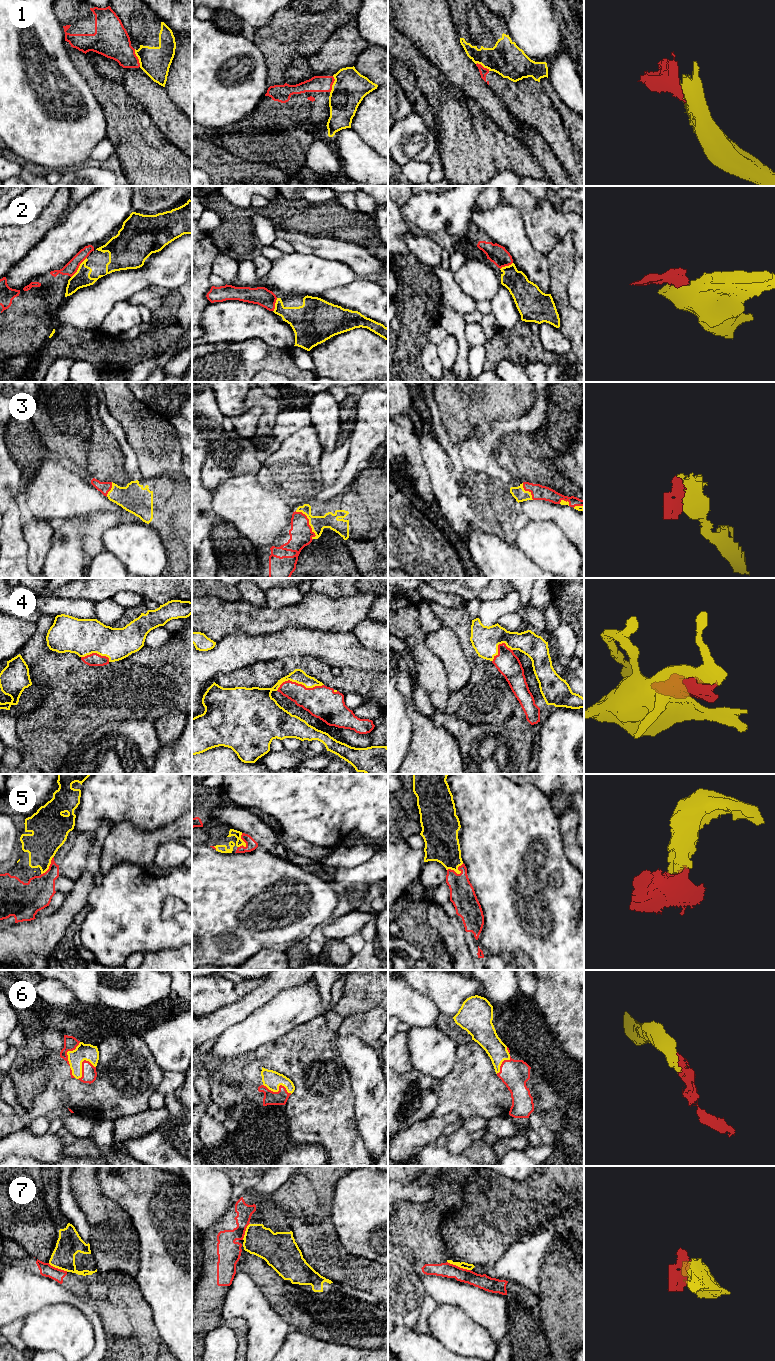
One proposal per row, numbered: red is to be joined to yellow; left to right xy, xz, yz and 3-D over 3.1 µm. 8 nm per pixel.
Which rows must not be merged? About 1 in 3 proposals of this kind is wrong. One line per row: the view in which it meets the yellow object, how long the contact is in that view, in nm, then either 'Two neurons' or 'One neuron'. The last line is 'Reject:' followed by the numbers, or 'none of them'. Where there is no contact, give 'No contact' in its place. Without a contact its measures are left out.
1: Touches yellow in xy. Shared border 150 nm. Two neurons
2: Touches yellow in xy. Shared border 200 nm. Two neurons
3: Touches yellow in xz. Shared border 280 nm. One neuron
4: Touches yellow in xz. Shared border 380 nm. One neuron
5: Touches yellow in yz. Shared border 150 nm. One neuron
6: Touches yellow in xz. Shared border 240 nm. One neuron
7: Touches yellow in yz. Shared border 200 nm. Two neurons
Reject: 1, 2, 7

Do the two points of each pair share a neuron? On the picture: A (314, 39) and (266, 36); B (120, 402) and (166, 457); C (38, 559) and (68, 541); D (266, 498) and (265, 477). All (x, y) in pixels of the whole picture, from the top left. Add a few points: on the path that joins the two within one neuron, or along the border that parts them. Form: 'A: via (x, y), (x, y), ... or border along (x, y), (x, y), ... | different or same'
A: via (302, 37), (278, 37) | same
B: via (133, 416), (154, 439), (155, 443) | same
C: border along (54, 534), (52, 546), (41, 567) | different
D: border along (257, 478), (266, 487) | different

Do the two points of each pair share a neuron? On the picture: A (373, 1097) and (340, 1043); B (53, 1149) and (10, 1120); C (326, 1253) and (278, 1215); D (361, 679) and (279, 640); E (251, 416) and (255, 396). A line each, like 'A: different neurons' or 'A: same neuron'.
A: same neuron
B: different neurons
C: different neurons
D: different neurons
E: different neurons

